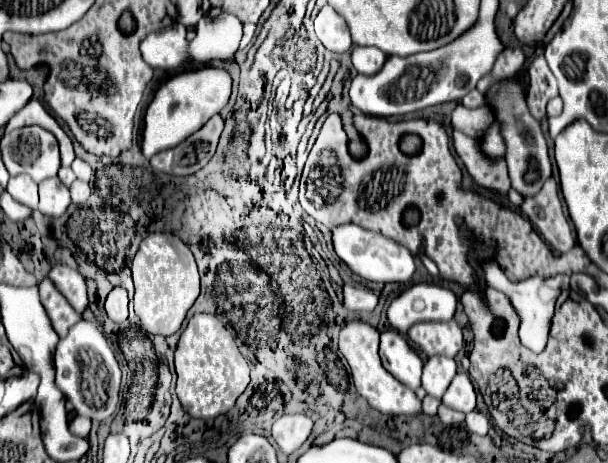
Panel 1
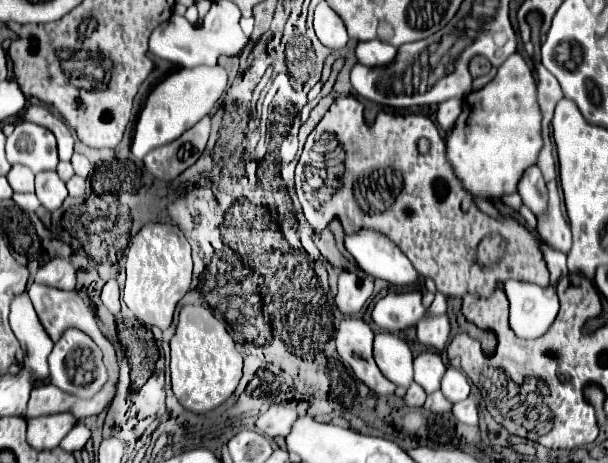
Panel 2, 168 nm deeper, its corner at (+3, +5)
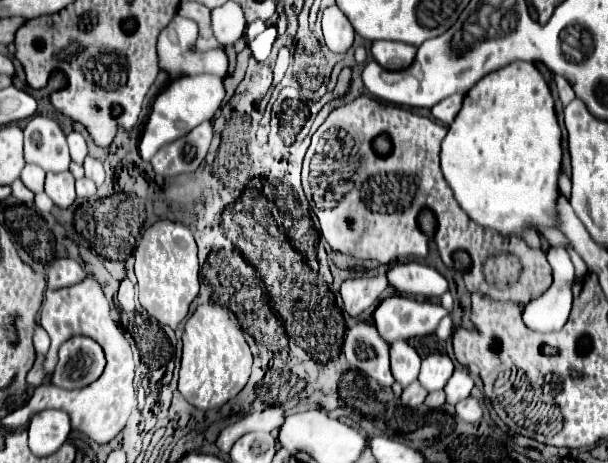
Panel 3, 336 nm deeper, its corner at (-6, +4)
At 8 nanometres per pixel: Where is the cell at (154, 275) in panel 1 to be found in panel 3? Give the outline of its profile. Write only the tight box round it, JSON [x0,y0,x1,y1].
[134,219,200,329]

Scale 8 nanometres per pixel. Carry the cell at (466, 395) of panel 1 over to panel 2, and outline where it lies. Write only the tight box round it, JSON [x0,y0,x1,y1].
[441,368,471,402]

